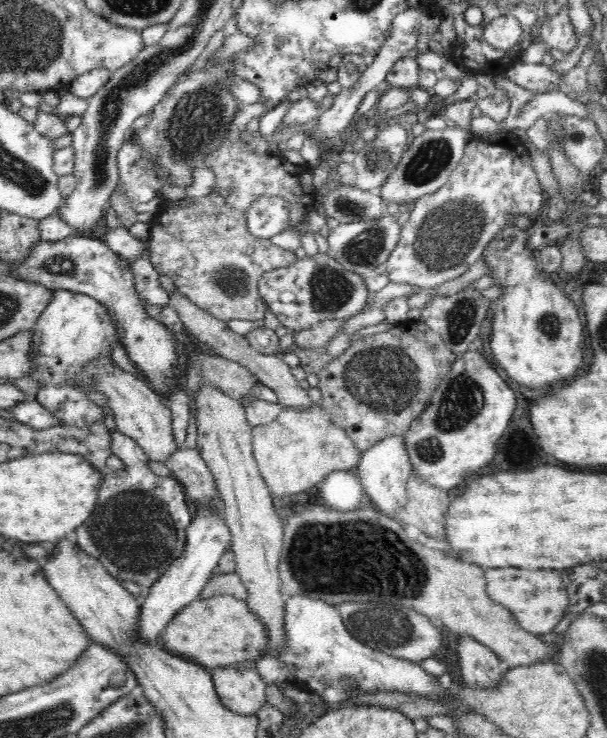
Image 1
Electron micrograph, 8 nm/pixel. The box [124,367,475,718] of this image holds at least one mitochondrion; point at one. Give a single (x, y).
(363, 557)

